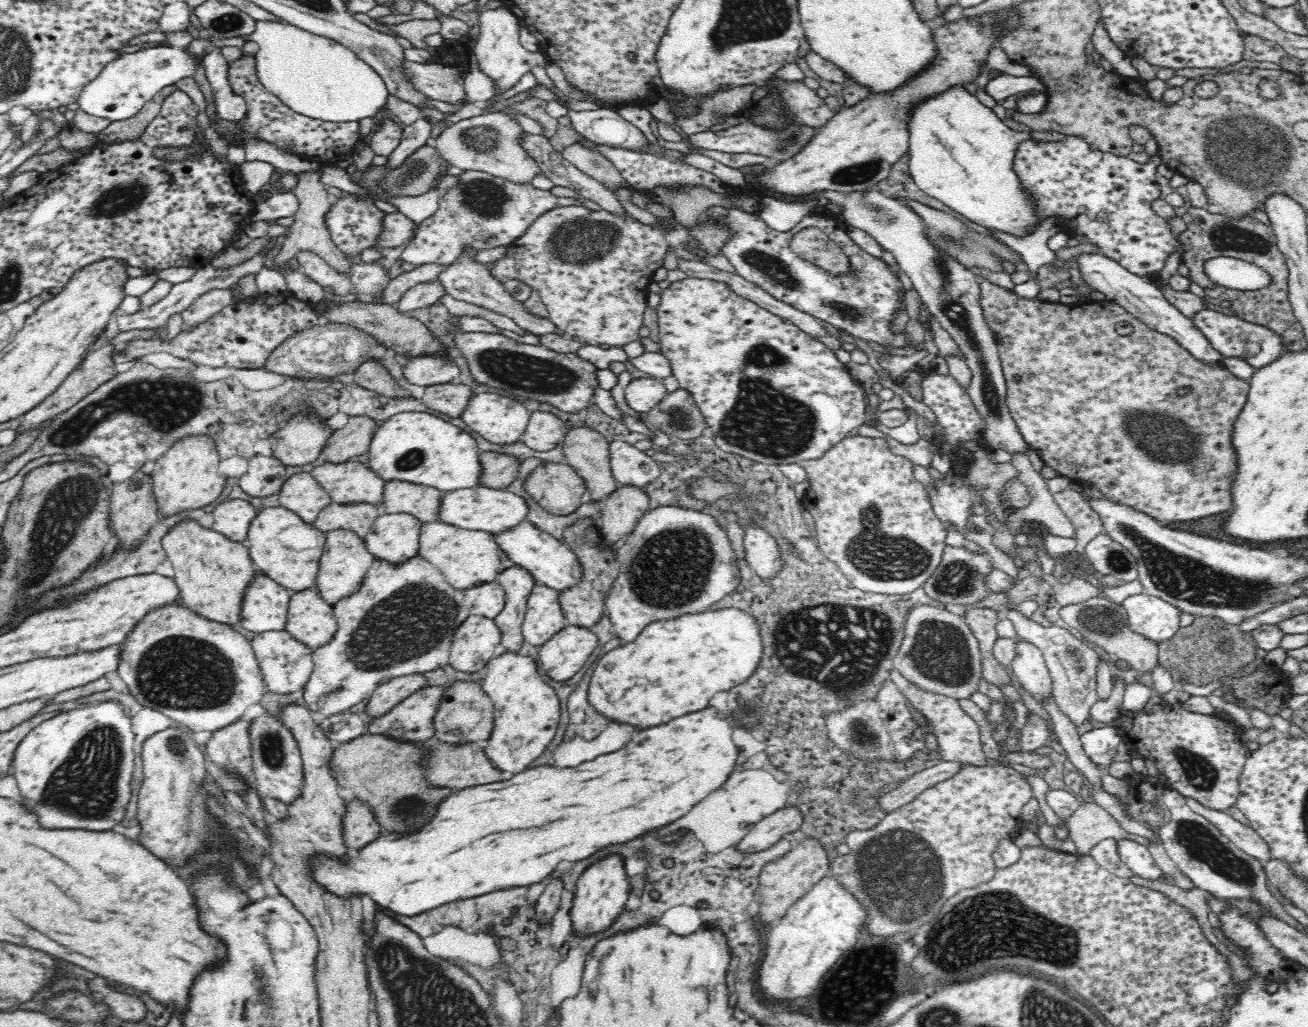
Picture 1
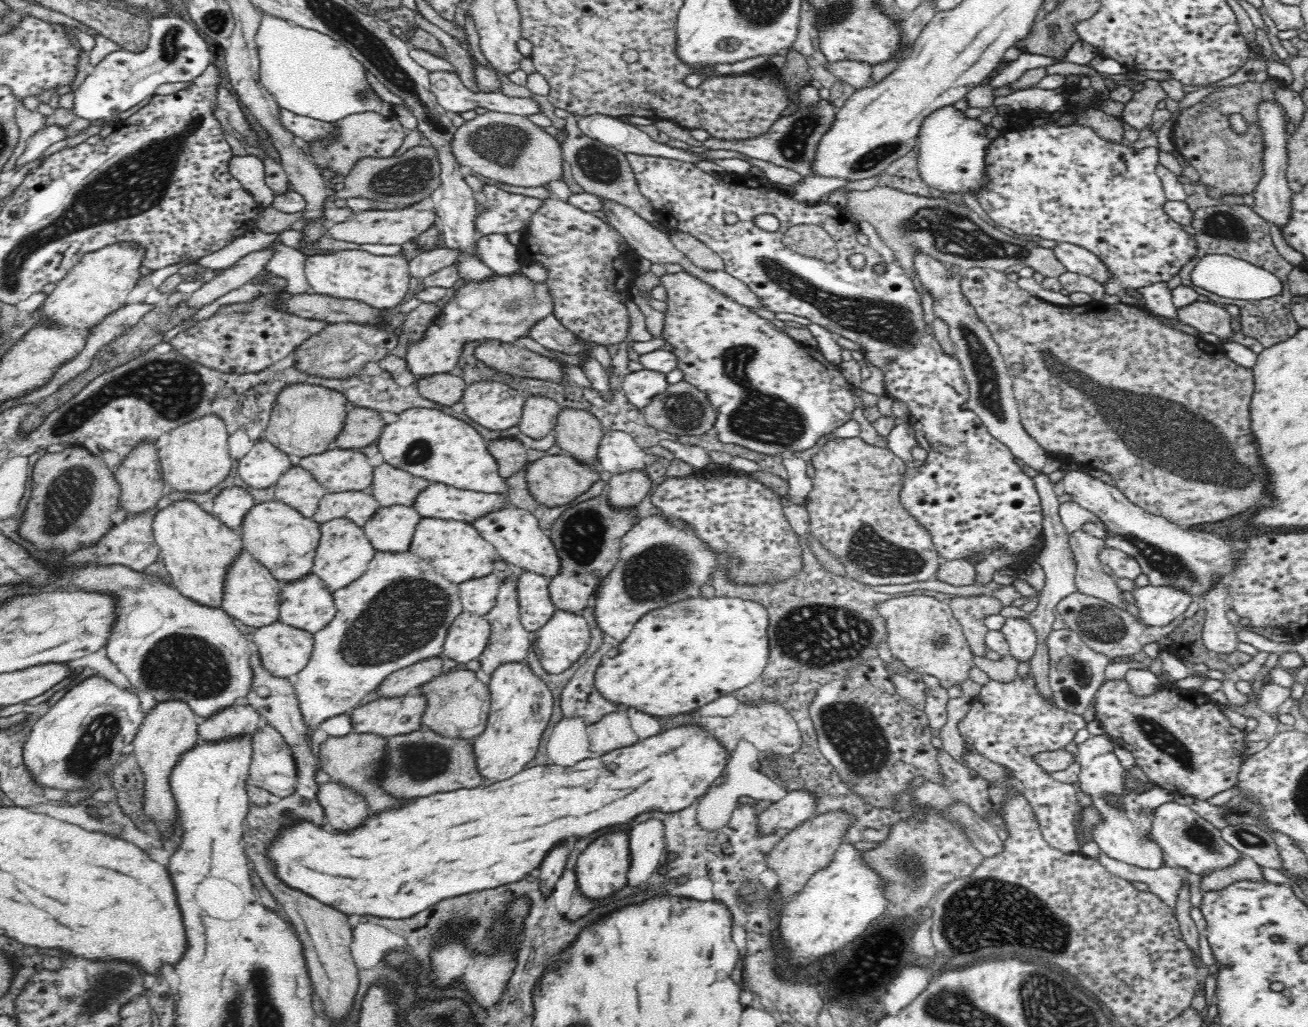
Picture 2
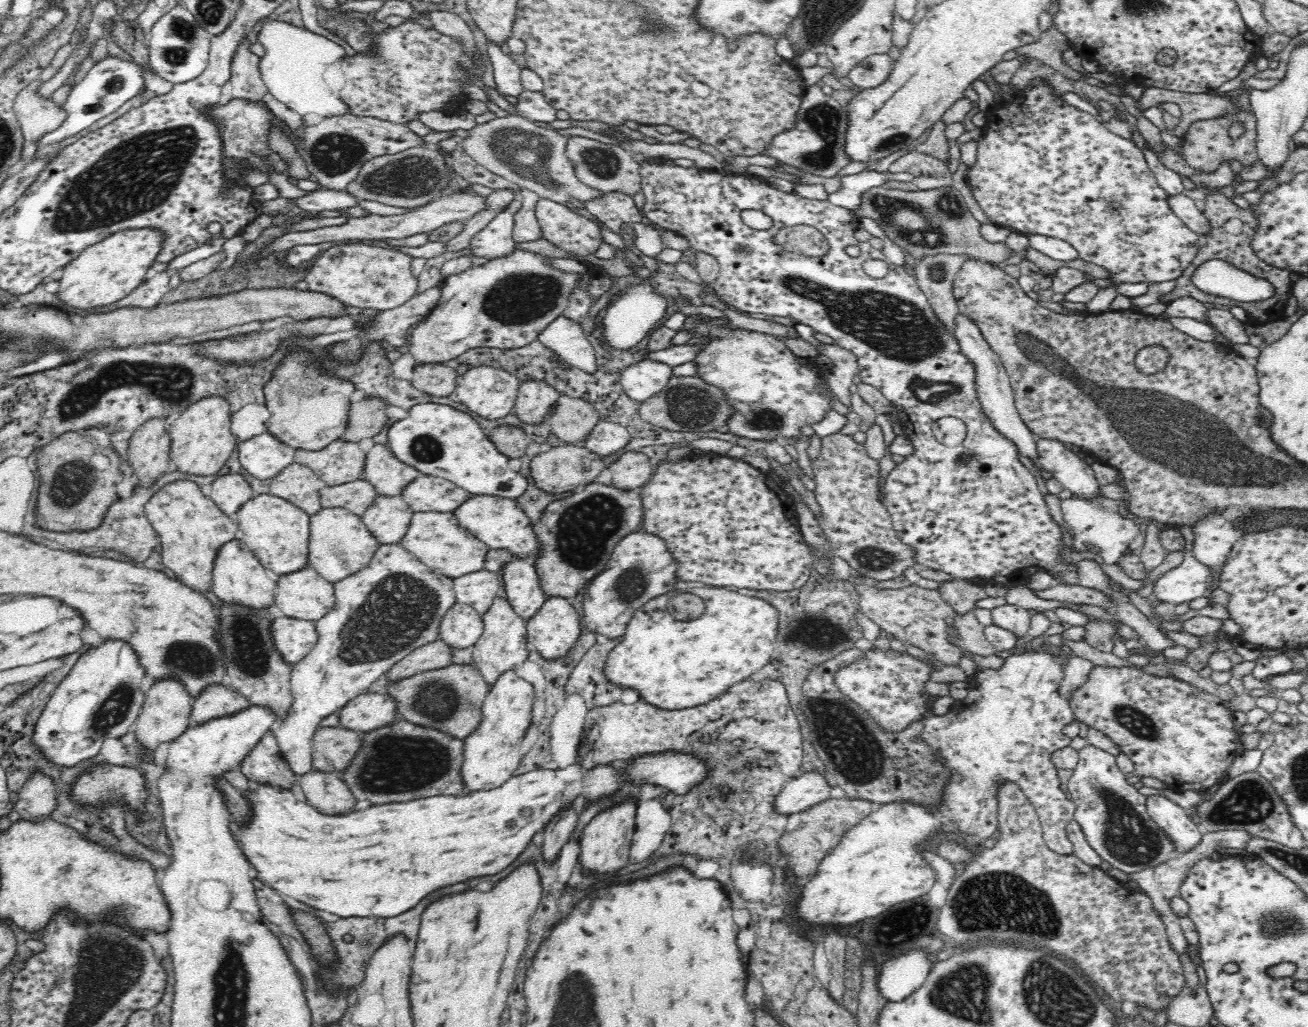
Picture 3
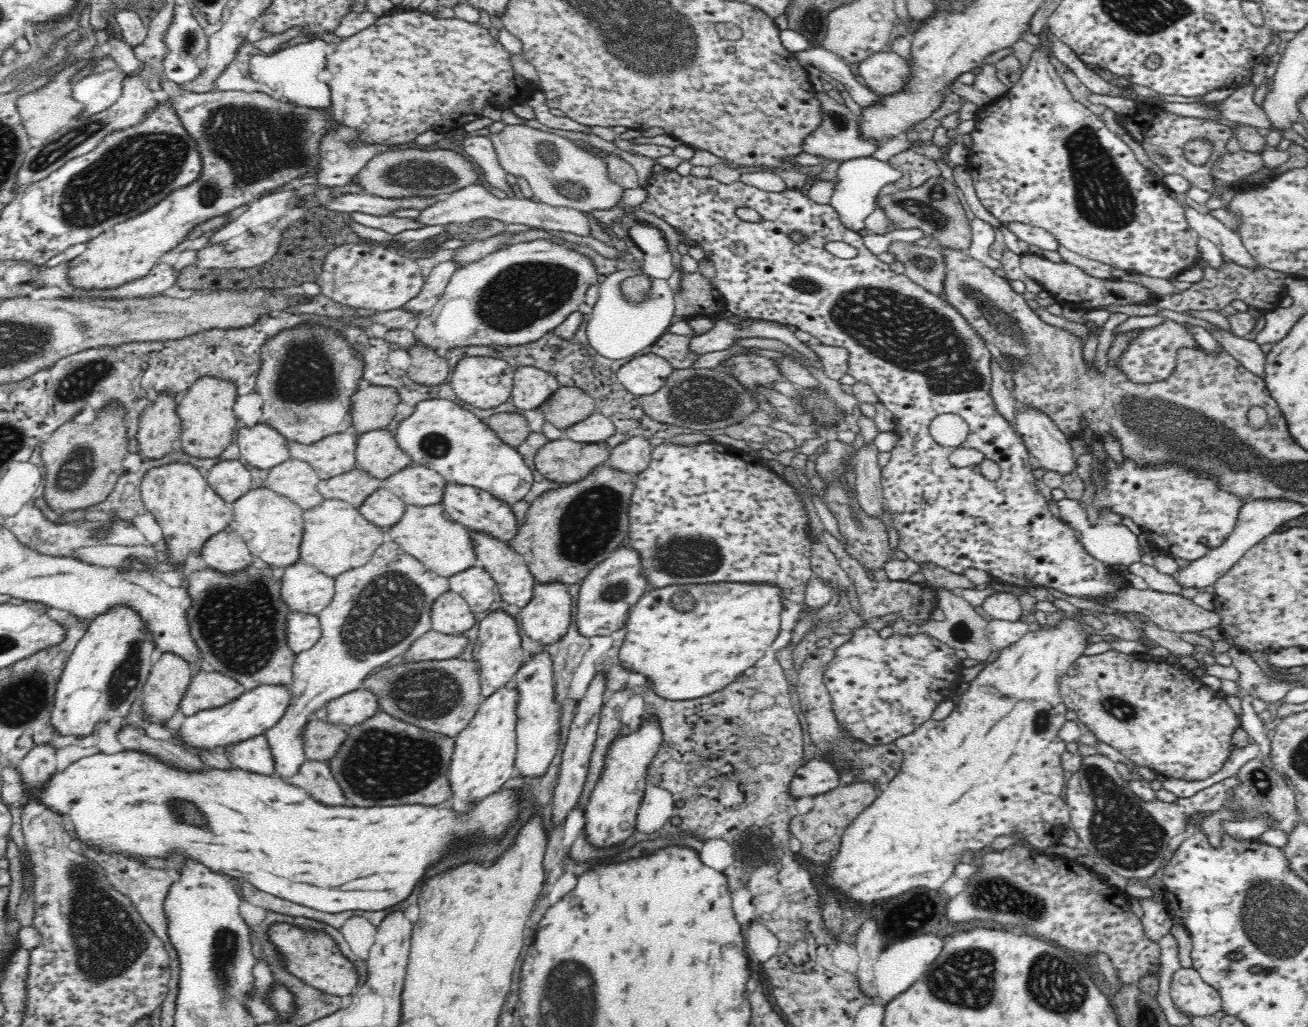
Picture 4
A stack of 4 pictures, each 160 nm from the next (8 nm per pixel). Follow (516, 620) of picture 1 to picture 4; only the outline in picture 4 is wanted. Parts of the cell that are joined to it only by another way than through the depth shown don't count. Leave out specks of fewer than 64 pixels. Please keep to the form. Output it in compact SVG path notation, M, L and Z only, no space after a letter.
M502 611L490 613L480 622L472 660L477 663L477 672L480 673L480 696L482 700L504 688L504 686L511 685L516 670L524 664L526 656L522 652L519 629L519 621Z

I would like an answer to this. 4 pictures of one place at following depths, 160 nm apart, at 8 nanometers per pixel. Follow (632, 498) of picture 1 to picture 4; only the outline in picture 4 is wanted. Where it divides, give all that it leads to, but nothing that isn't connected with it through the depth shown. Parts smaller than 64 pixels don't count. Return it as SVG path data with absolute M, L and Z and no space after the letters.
M636 434L632 439L612 447L606 463L616 470L636 476L650 462L652 448L648 438Z

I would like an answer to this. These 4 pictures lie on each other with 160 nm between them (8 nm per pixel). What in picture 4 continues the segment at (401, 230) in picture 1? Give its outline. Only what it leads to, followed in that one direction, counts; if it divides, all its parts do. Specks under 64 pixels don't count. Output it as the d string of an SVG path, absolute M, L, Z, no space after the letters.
M482 184L466 186L442 197L442 200L436 204L429 206L426 210L421 210L417 219L422 224L426 224L426 226L453 222L465 227L468 223L478 220L478 218L502 220L506 224L525 224L528 227L541 228L548 231L558 230L581 237L588 237L591 234L590 222L585 212L564 206L550 206L549 204L535 202L521 196L507 196L500 199L495 197L494 193L489 192Z

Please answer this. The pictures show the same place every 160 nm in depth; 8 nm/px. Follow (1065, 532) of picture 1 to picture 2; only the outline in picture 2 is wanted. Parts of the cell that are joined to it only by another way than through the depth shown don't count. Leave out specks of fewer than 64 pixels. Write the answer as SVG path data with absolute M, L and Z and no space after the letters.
M1082 530L1069 534L1069 541L1077 562L1076 592L1105 600L1128 611L1127 604L1131 598L1118 587L1116 579L1105 572L1105 567L1098 558L1102 549L1110 547L1106 541L1095 533Z

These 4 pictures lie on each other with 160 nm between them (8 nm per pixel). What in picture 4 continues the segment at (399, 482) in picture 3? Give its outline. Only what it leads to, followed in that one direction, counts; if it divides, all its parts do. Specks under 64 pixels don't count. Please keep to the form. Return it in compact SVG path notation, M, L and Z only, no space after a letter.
M386 427L357 434L354 452L356 466L381 481L414 463L398 446L394 431Z

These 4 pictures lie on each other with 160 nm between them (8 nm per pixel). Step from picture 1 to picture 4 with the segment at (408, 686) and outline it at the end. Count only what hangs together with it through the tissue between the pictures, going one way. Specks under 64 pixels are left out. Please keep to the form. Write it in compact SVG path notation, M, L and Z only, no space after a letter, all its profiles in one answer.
M436 630L424 632L412 643L405 652L405 662L420 662L420 660L448 660L464 652L470 644L468 636L462 634L444 634Z

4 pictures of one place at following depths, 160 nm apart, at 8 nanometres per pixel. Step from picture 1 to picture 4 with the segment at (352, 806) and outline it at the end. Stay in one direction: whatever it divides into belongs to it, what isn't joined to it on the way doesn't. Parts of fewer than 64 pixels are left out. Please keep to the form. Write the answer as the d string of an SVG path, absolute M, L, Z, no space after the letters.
M307 759L296 773L290 778L285 778L285 782L308 790L312 798L316 798L322 804L328 804L328 806L346 804L344 792L336 784L326 760Z

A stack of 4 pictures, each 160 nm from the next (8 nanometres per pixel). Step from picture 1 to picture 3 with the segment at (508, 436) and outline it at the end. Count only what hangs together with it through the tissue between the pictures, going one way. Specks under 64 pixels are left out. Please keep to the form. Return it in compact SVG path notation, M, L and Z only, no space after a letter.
M482 362L480 365L470 366L462 376L456 379L453 394L472 412L476 412L488 420L496 420L496 418L502 418L513 410L520 384L520 380L512 373L497 368L496 364Z

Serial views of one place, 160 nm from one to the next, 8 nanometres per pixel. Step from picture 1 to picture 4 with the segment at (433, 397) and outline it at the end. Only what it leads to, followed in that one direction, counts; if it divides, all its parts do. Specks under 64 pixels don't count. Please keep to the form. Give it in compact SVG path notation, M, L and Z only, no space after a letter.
M420 341L414 342L407 349L411 356L411 363L406 369L407 376L414 382L426 386L435 386L444 383L450 368L438 350L434 350Z

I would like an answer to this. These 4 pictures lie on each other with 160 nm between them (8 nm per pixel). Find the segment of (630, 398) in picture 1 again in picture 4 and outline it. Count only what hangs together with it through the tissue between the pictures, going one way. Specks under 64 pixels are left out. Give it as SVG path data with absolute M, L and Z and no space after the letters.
M651 352L624 364L617 371L617 378L627 391L640 397L656 392L673 370L668 360Z

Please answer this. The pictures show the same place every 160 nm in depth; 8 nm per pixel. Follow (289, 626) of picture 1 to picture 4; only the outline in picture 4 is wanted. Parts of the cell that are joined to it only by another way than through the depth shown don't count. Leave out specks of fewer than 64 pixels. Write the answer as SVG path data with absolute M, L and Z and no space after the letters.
M301 559L285 567L281 581L282 598L285 599L286 604L294 611L317 615L332 602L335 593L335 577L320 572L315 566Z

